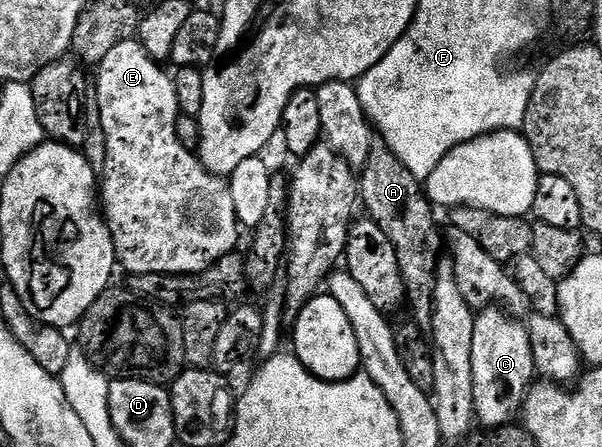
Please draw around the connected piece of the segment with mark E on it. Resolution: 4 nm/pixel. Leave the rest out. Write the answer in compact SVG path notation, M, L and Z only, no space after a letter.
M139 40L123 41L102 59L98 66L100 78L94 81L94 105L100 108L98 120L102 131L106 135L106 163L102 170L102 180L98 185L98 197L102 202L102 212L104 220L108 223L108 230L112 233L112 242L116 248L116 260L121 270L125 269L125 274L139 274L146 272L158 273L200 273L208 269L216 261L222 259L224 255L237 248L236 240L242 234L242 226L236 219L234 211L234 199L228 190L228 181L222 177L216 177L209 169L204 168L199 156L193 150L187 149L179 142L178 131L176 130L176 120L181 115L178 95L176 94L176 83L171 72L164 70L165 66L149 55Z

